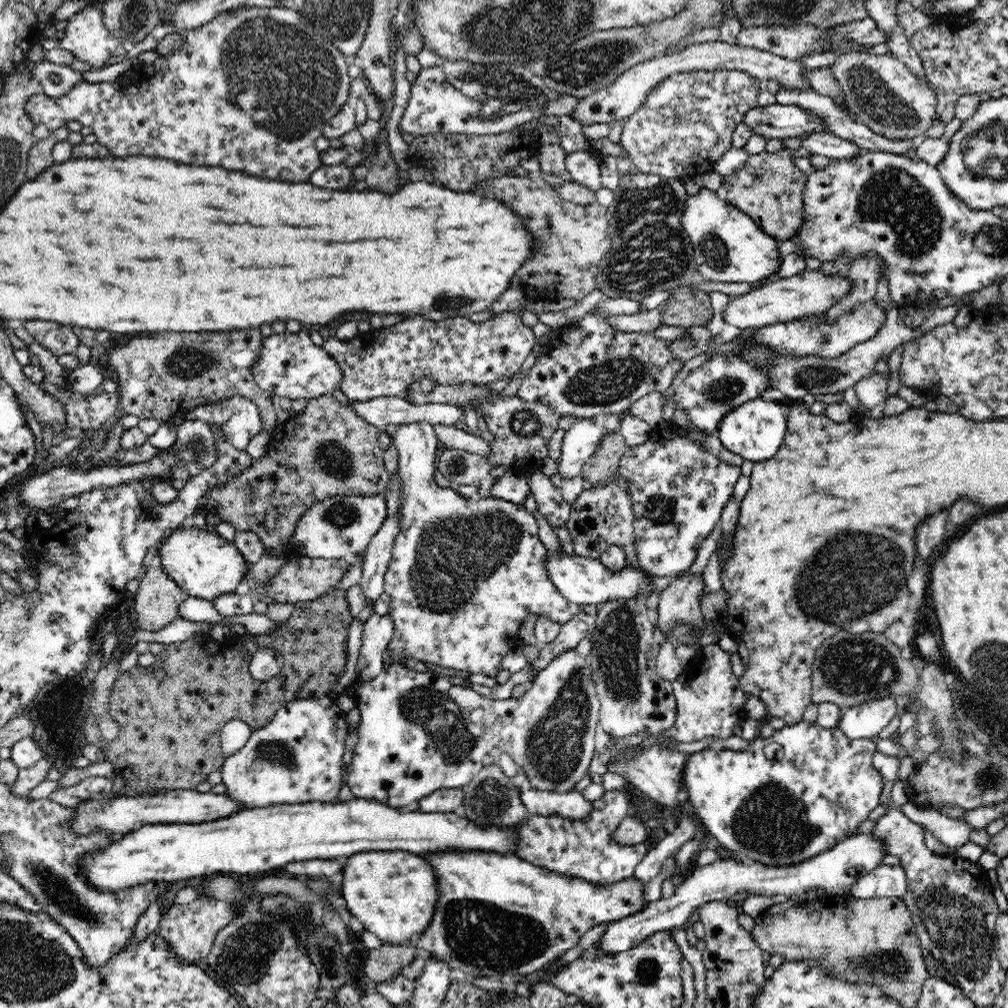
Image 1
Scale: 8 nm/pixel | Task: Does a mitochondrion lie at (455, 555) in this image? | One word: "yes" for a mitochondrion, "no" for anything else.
yes

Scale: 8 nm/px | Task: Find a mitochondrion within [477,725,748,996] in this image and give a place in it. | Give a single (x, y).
(648, 971)

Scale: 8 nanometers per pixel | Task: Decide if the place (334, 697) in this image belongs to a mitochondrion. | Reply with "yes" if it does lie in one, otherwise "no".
no

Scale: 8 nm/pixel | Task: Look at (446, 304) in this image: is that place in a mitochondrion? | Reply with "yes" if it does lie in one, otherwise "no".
yes

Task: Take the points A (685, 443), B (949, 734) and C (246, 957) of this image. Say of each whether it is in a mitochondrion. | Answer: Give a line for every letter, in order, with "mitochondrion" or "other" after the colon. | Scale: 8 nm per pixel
A: other
B: mitochondrion
C: mitochondrion

